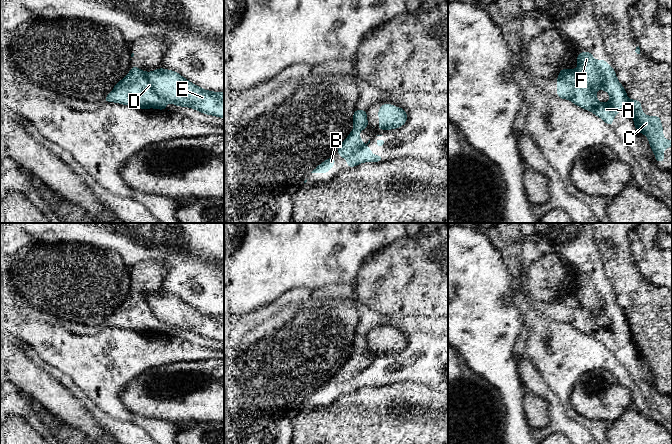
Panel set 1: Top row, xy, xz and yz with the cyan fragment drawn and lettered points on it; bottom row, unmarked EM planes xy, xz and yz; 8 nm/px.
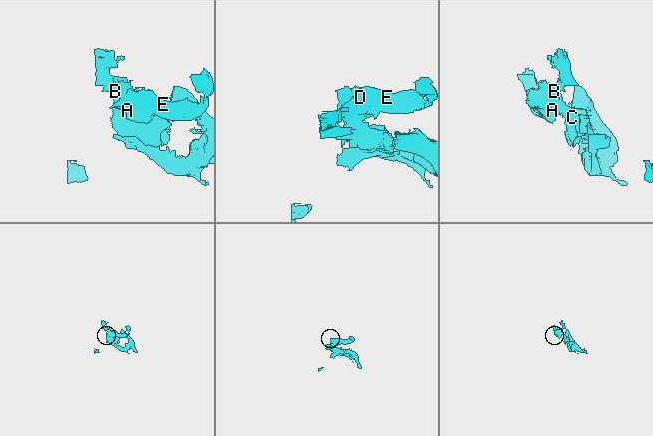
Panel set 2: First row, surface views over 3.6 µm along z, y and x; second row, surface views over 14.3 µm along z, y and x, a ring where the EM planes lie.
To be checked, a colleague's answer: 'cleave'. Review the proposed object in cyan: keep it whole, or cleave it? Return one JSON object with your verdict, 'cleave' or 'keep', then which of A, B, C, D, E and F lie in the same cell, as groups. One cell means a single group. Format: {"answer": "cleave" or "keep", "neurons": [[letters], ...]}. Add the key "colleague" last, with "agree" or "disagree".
{"answer": "keep", "neurons": [["A", "B", "C", "D", "E", "F"]], "colleague": "disagree"}

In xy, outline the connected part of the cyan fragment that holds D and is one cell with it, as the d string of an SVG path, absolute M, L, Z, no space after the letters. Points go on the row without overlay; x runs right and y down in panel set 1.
M131 289L129 298L114 309L114 314L103 325L160 334L167 334L166 327L171 326L224 342L224 316L207 315L179 297L163 292L143 296Z

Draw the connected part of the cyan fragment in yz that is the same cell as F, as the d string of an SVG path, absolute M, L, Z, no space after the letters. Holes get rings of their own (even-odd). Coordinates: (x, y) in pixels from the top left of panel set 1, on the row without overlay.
M580 276L576 284L576 294L560 294L557 301L557 320L591 335L610 351L613 349L613 341L620 337L621 330L626 327L630 331L637 356L647 360L655 384L664 386L662 376L672 370L672 364L663 362L661 342L646 340L641 333L641 325L627 321L624 311L617 304L614 292L608 289L607 284L594 284L591 276ZM600 313L611 320L609 326L600 327L597 324L595 316Z

